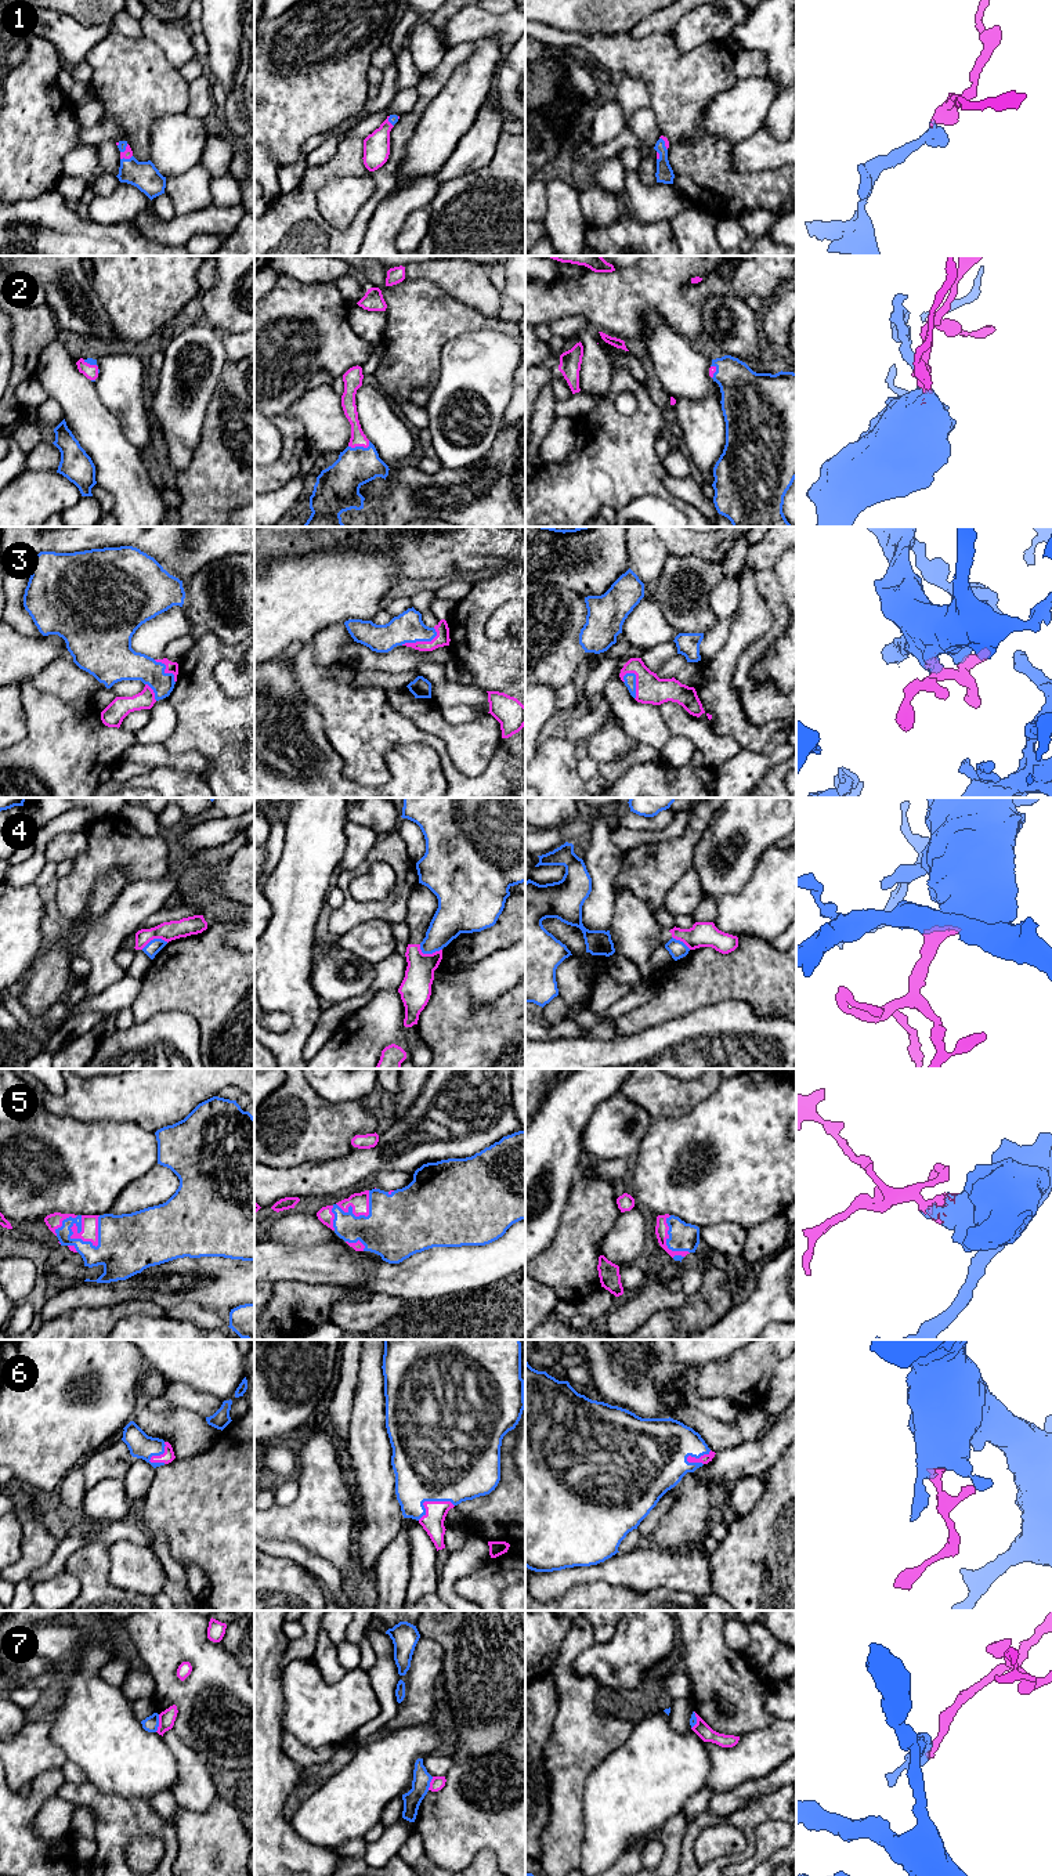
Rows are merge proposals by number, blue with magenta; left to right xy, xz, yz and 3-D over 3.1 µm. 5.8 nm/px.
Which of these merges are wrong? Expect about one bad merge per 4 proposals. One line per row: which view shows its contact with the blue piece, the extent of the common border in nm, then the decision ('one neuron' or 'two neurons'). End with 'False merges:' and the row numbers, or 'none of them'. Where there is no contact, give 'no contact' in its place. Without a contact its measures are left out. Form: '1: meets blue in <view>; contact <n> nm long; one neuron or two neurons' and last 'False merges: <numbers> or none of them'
1: meets blue in xy; contact 80 nm long; one neuron
2: meets blue in xz; contact 130 nm long; one neuron
3: meets blue in xz; contact 220 nm long; one neuron
4: meets blue in xz; contact 140 nm long; two neurons
5: meets blue in xy; contact 220 nm long; one neuron
6: meets blue in xz; contact 240 nm long; one neuron
7: meets blue in xy; contact 110 nm long; two neurons
False merges: 4, 7

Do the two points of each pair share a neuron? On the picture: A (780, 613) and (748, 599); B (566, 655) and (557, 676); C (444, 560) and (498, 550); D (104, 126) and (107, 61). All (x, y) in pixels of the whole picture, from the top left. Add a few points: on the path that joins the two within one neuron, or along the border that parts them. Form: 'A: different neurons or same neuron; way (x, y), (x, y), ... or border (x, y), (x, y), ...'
A: different neurons; border (755, 577), (772, 617), (761, 638)
B: same neuron; way (560, 661), (557, 671)
C: same neuron; way (458, 550), (484, 550)
D: different neurons; border (104, 115), (109, 115), (118, 123), (126, 140)

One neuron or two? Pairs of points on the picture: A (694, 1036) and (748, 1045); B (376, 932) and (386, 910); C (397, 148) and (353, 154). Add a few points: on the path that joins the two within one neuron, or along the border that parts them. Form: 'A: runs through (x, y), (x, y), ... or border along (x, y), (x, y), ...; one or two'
A: runs through (708, 1045), (734, 1045); one
B: border along (389, 922), (372, 920), (351, 929); two
C: runs through (391, 163), (382, 173), (365, 172), (362, 169); one

